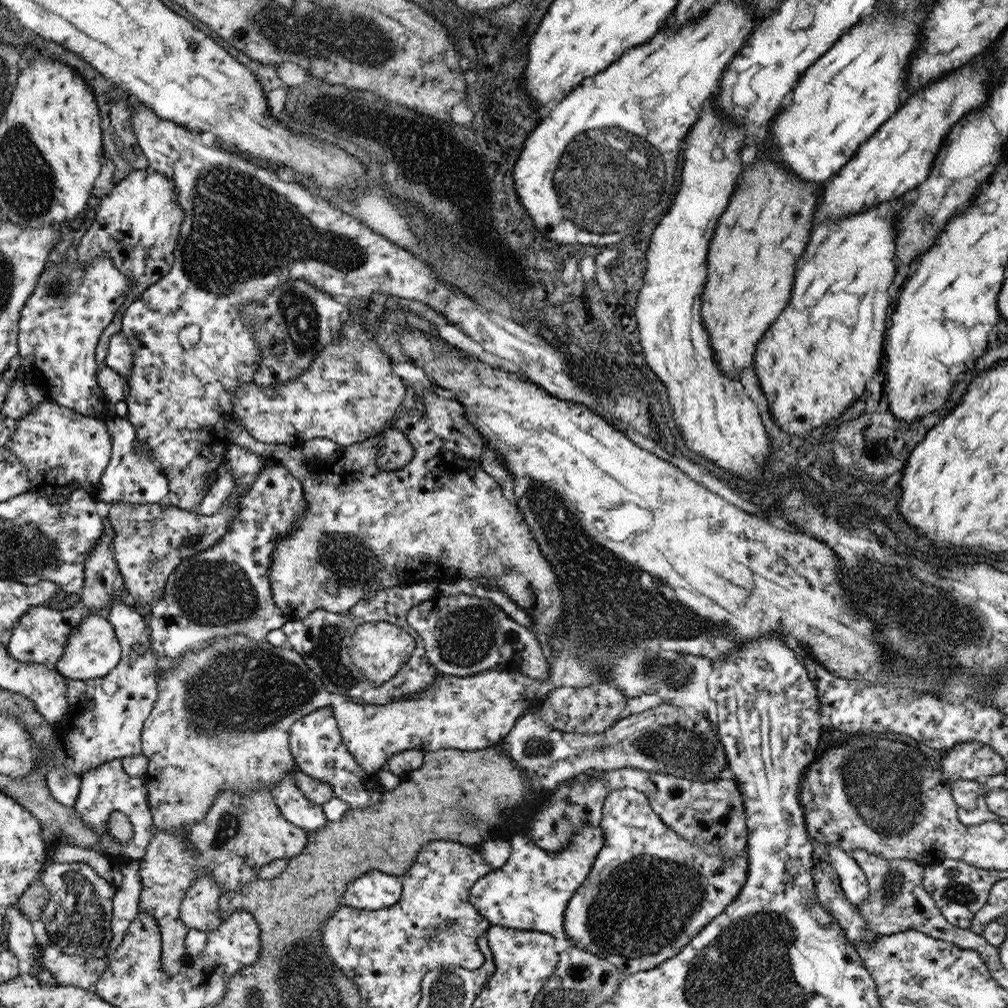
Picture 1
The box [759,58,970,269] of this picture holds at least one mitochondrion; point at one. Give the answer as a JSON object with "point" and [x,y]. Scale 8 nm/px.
{"point":[926,219]}

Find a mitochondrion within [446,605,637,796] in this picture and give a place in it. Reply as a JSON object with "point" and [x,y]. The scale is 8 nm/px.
{"point":[536,747]}

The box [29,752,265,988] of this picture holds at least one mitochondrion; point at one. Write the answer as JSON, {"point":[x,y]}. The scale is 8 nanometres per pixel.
{"point":[82,922]}

